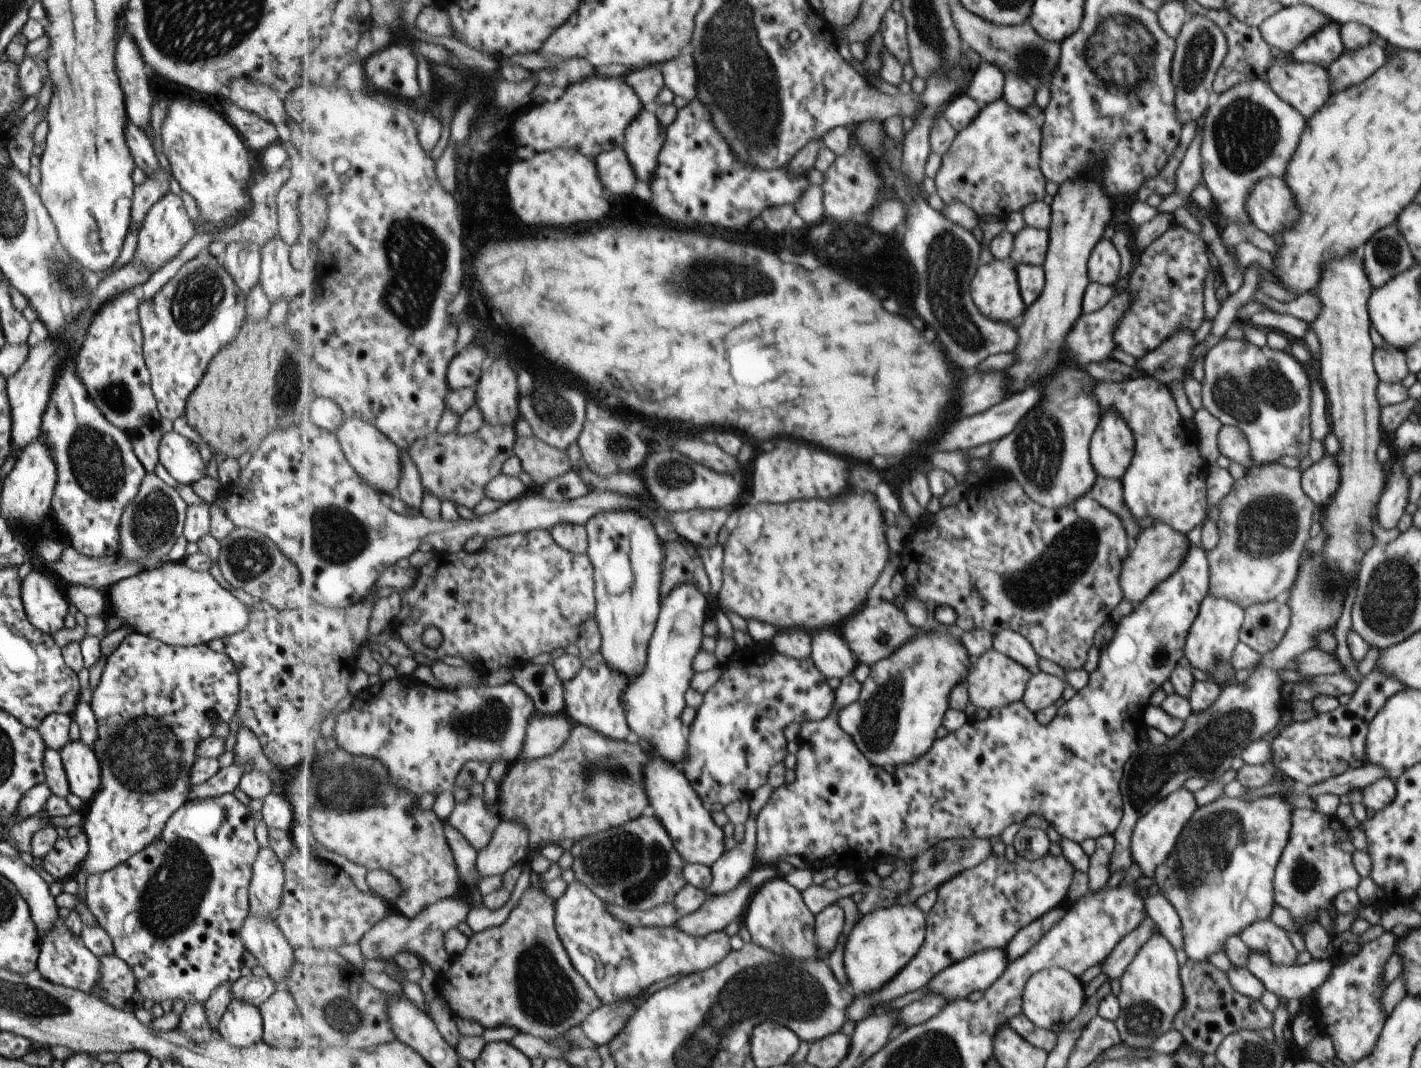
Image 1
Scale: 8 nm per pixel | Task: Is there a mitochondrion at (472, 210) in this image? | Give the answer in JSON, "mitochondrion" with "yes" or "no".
{"mitochondrion":"no"}

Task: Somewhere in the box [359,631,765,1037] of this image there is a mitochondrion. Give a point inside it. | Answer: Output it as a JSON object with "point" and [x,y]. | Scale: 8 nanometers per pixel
{"point":[621,862]}

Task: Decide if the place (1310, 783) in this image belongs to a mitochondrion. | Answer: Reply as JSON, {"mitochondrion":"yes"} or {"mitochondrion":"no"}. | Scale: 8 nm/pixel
{"mitochondrion":"no"}

